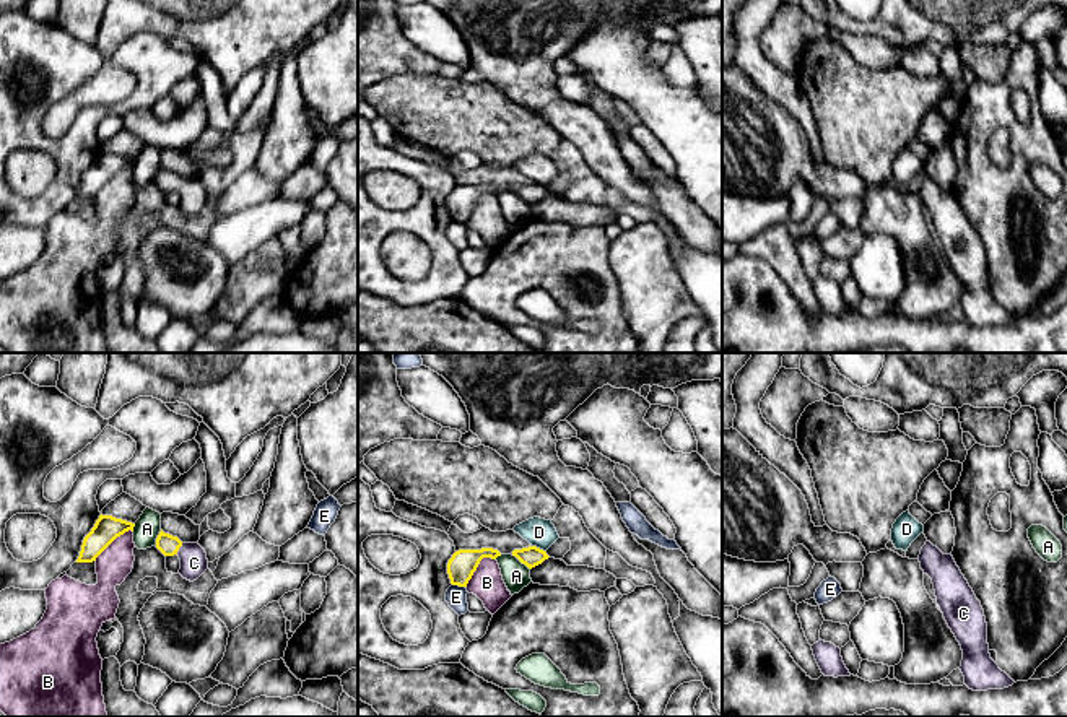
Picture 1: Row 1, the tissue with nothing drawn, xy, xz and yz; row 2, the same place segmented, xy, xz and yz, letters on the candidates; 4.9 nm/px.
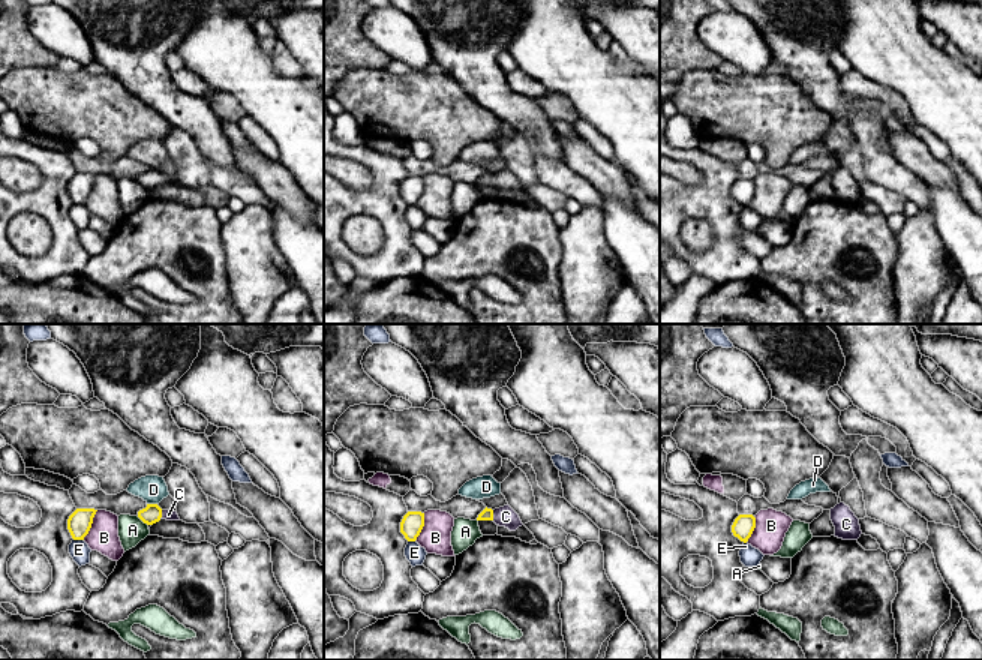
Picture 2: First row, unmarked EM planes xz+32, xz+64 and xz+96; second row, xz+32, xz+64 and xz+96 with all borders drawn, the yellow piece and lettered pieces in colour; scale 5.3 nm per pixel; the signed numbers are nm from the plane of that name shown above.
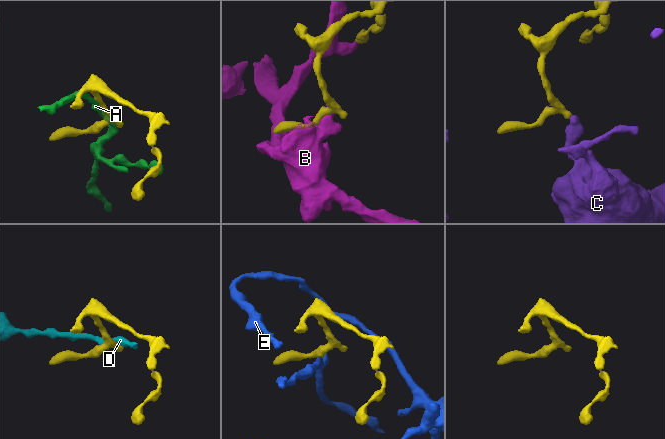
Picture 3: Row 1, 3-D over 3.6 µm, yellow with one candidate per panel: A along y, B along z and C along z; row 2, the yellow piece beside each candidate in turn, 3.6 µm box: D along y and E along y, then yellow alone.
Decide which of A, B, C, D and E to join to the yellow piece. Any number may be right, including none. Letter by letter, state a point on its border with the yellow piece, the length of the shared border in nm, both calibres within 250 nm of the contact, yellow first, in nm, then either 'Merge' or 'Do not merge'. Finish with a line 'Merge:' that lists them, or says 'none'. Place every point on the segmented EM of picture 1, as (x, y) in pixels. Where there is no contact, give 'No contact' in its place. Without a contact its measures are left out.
A: Touches yellow at xz (521, 561). Shared border 120 nm. Thickness 100 nm (yellow) against 140 nm. Do not merge
B: Touches yellow at xz (477, 566). Shared border 220 nm. Thickness 140 nm (yellow) against 160 nm. Do not merge
C: Touches yellow at xy (179, 547). Shared border 70 nm. Thickness 100 nm (yellow) against 140 nm. Merge
D: Touches yellow at xz (539, 548). Shared border 80 nm. Thickness 100 nm (yellow) against 140 nm. Do not merge
E: Touches yellow at xz (459, 586). Shared border 70 nm. Thickness 140 nm (yellow) against 100 nm. Do not merge
Merge: C

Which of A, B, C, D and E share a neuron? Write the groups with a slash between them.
A / B / C / D / E

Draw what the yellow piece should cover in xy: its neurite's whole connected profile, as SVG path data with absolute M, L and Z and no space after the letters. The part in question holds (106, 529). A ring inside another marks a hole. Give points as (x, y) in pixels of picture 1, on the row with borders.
M99 515L91 532L85 537L76 563L93 563L96 558L120 535L132 530L135 524L115 519L112 515Z

